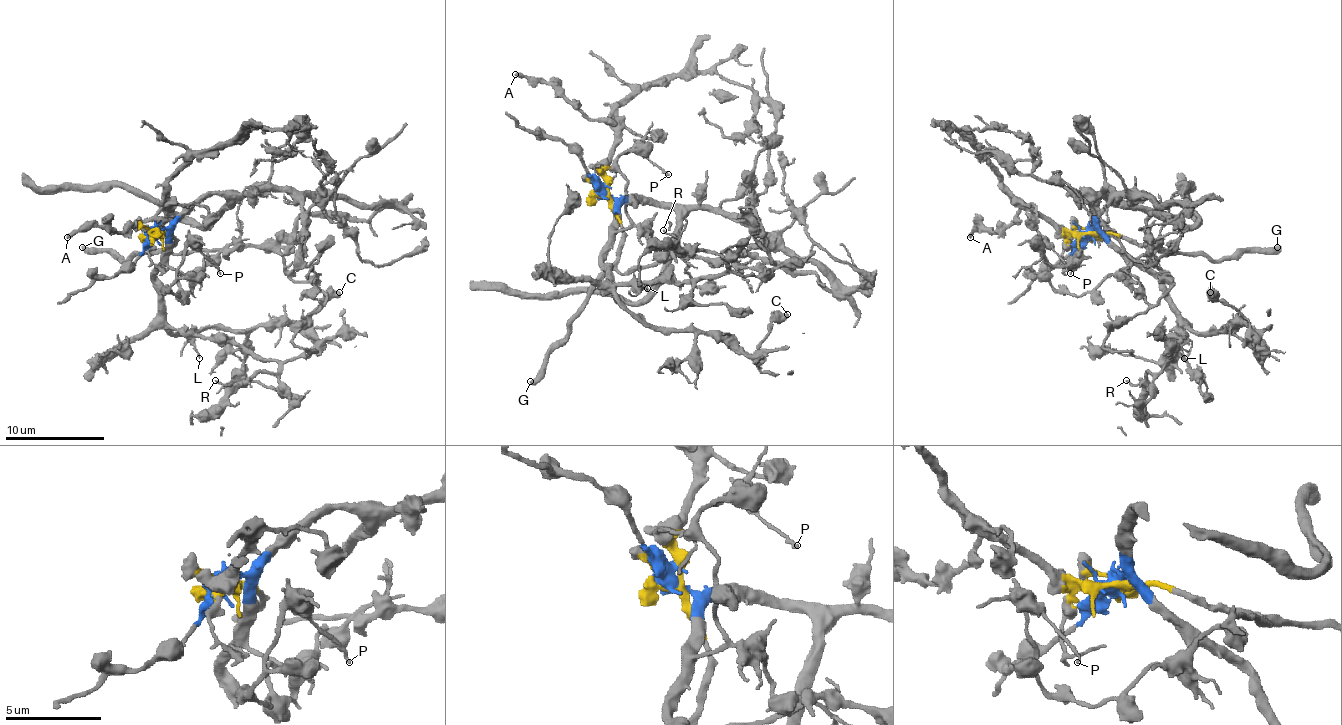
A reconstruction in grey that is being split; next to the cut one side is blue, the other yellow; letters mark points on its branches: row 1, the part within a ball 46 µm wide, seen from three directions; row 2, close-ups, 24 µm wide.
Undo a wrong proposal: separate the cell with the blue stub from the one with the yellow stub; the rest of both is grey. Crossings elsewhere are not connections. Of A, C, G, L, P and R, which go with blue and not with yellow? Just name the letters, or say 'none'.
C, L, P, R

